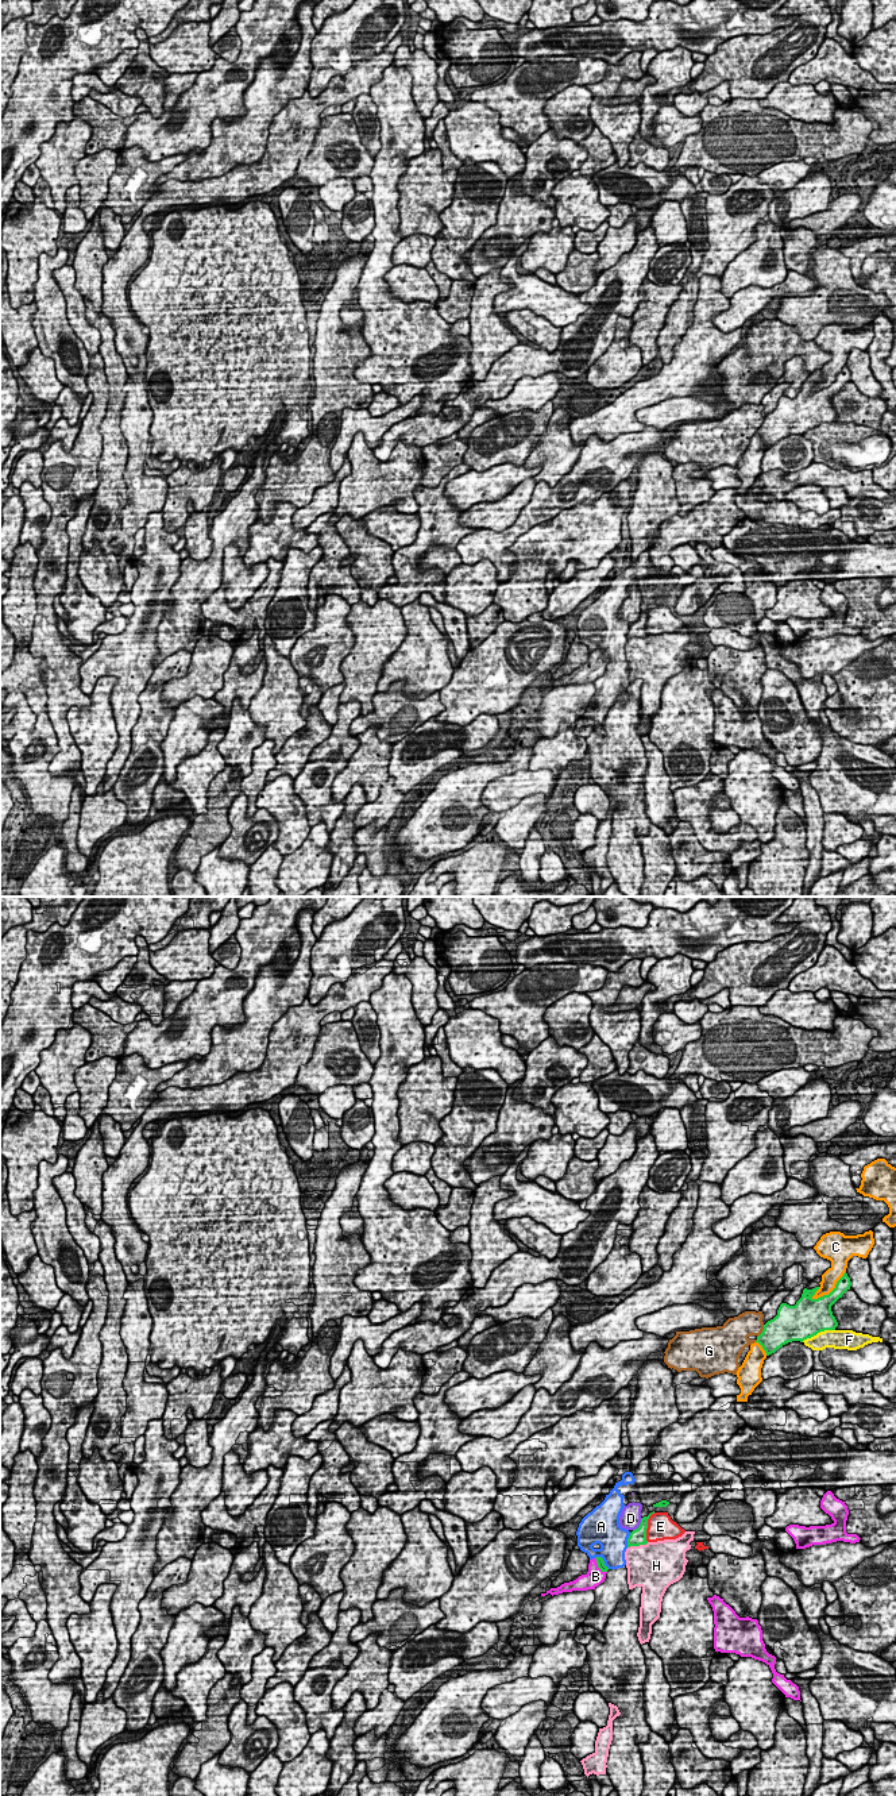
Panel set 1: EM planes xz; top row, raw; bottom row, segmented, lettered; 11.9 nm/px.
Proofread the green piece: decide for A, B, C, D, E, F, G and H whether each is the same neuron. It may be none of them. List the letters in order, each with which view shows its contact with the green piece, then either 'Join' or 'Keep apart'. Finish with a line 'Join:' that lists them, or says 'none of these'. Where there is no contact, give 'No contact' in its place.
A: Touches green in xz. Keep apart
B: Touches green in xz. Join
C: Touches green in xz. Keep apart
D: Touches green in xz. Keep apart
E: Touches green in xz. Keep apart
F: Touches green in xz. Keep apart
G: Touches green in xz. Keep apart
H: Touches green in xz. Keep apart
Join: B

